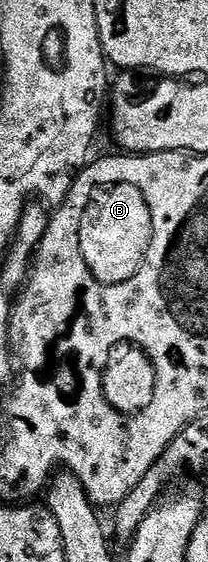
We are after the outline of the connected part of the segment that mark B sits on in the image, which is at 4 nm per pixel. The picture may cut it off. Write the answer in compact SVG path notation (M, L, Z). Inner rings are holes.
M111 181L94 186L93 192L86 196L81 207L80 228L76 232L76 248L84 268L89 270L89 275L100 288L117 287L122 282L137 279L139 269L131 269L131 257L136 263L146 261L149 250L153 247L153 240L153 215L149 215L149 203L145 203L145 195L137 187L124 181Z

